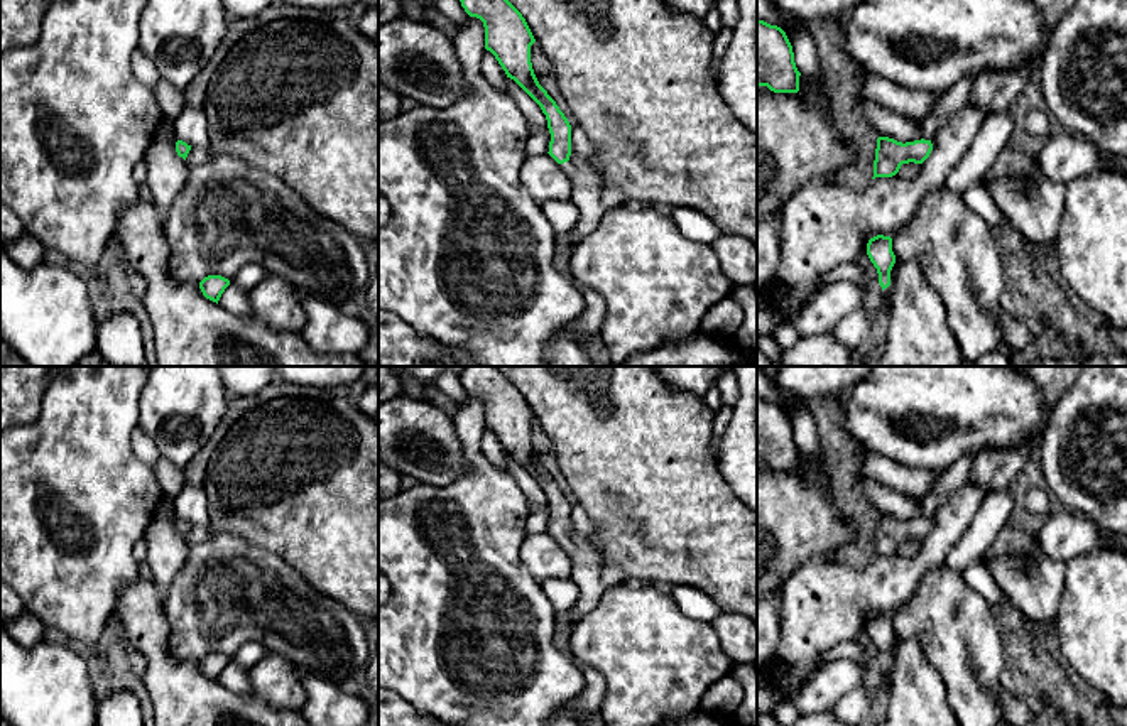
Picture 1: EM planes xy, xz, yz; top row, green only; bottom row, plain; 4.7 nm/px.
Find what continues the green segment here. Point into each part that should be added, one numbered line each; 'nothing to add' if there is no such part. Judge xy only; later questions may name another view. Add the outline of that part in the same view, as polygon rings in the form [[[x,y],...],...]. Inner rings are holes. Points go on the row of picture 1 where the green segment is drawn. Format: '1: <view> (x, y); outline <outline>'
1: xy (196, 156); outline [[[191,147],[191,150],[186,157],[186,162],[188,162],[188,165],[199,165],[199,164],[204,164],[204,162],[211,160],[213,155],[215,155],[213,150]]]

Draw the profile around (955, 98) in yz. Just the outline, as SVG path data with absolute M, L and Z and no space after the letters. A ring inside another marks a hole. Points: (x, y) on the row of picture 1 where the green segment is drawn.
M966 76L960 79L951 89L943 93L934 110L919 120L921 138L931 140L951 115L968 105L972 84L973 78Z

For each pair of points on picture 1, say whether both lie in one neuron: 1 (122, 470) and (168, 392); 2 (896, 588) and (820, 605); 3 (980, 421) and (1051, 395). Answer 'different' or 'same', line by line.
1: different
2: same
3: different

